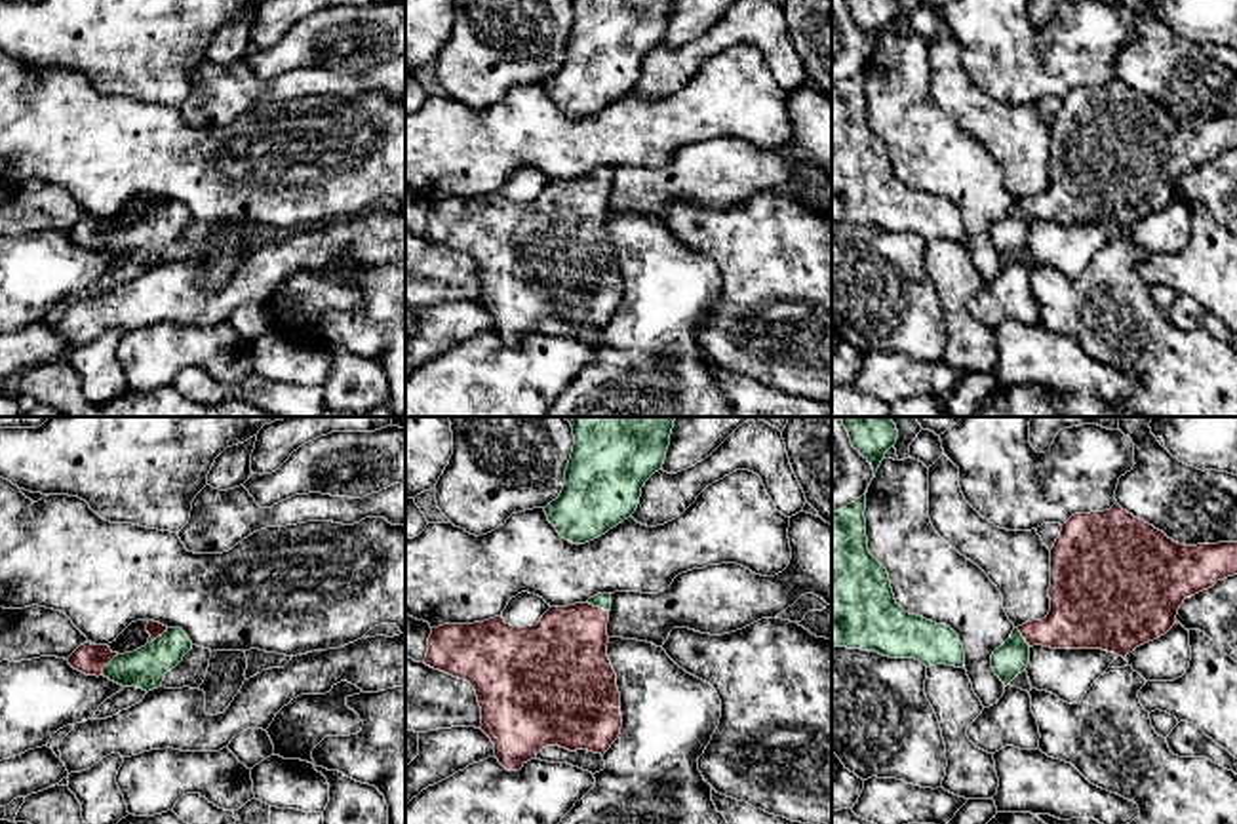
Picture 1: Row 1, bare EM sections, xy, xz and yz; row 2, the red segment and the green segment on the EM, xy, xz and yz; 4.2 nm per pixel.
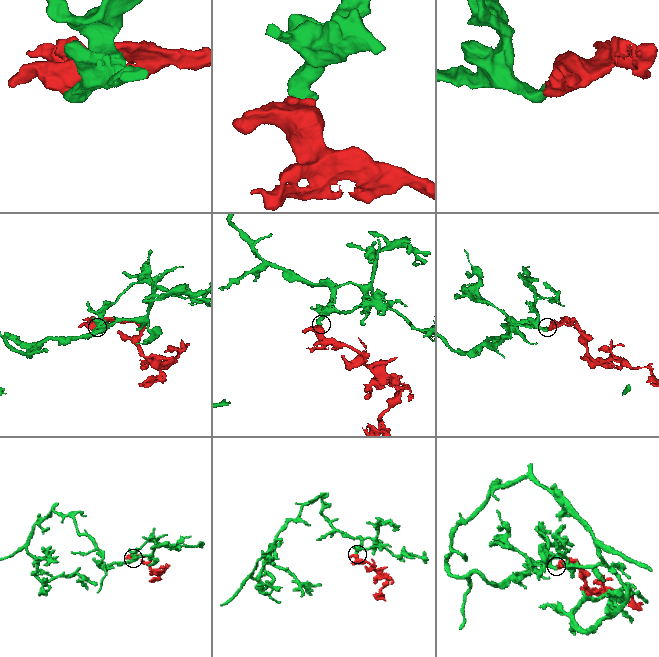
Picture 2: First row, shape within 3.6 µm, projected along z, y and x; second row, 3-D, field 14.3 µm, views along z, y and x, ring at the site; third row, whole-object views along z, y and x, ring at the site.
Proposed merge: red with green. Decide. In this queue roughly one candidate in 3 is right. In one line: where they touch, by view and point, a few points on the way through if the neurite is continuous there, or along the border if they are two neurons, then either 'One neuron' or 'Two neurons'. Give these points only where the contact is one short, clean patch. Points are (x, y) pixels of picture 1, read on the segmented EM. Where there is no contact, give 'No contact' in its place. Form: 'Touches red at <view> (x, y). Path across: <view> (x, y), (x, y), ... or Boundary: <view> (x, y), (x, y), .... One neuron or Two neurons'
Touches red at xy (107, 663). Path across: xy (88, 659), (107, 663), (118, 668), (145, 668). One neuron

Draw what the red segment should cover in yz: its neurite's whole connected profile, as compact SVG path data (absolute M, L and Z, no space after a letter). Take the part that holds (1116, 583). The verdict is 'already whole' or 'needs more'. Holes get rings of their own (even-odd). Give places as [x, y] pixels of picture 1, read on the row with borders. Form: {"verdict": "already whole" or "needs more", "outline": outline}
{"verdict": "needs more", "outline": "M1119 504L1104 512L1075 514L1062 525L1060 537L1050 548L1049 615L1043 620L1031 620L1014 628L1011 638L993 651L992 668L1007 687L1018 674L1026 672L1033 645L1050 649L1102 649L1125 658L1136 647L1165 636L1174 626L1178 609L1186 598L1208 590L1218 580L1233 575L1237 575L1237 542L1178 544Z"}

